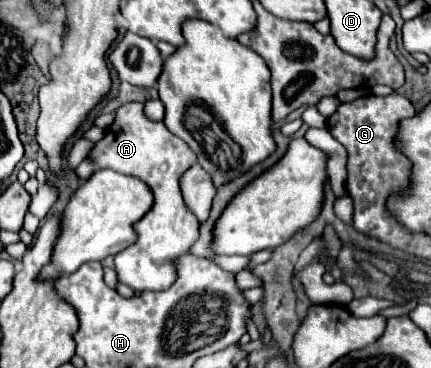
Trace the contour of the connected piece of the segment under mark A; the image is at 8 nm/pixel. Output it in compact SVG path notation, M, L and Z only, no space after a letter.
M127 101L117 107L115 121L105 131L105 137L89 151L87 159L95 165L95 169L113 169L117 173L137 177L153 191L153 207L133 225L137 241L115 255L115 269L119 281L129 285L133 291L163 291L175 281L175 257L187 253L199 235L199 221L185 205L181 193L181 177L197 161L197 157L183 139L175 137L165 127L165 123L149 121L143 109L145 105L137 101Z

